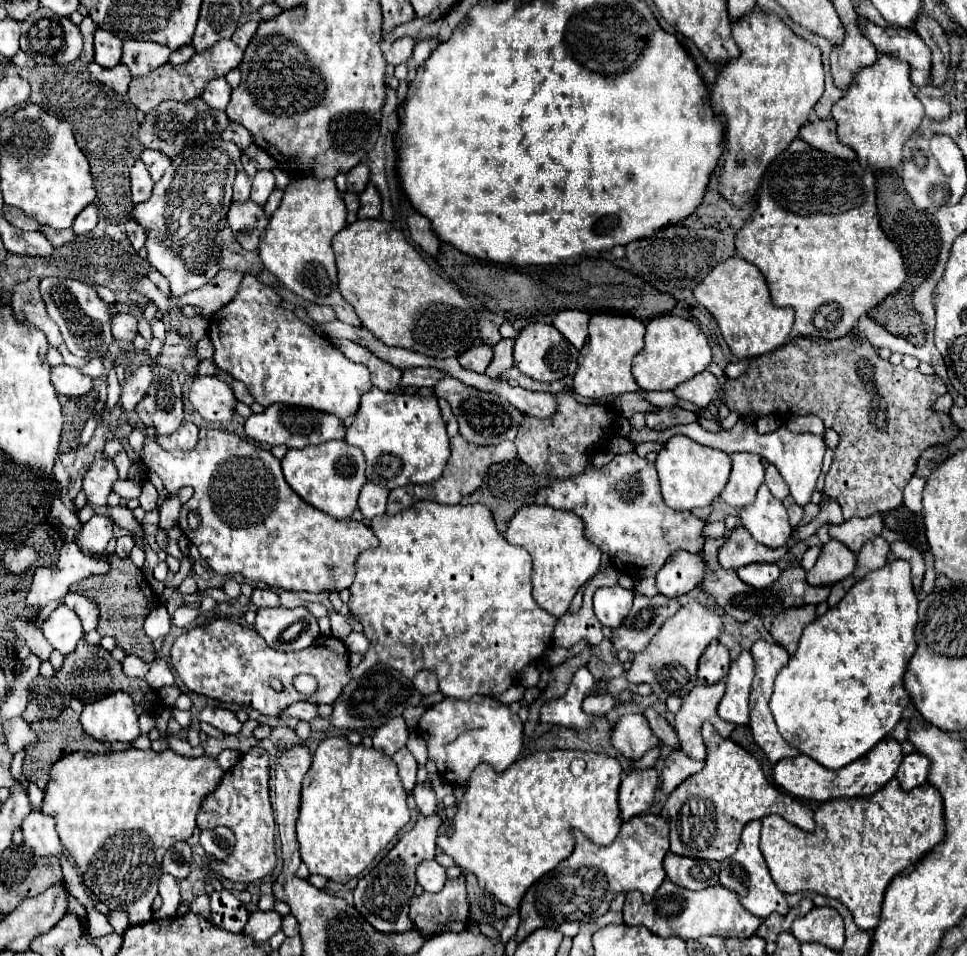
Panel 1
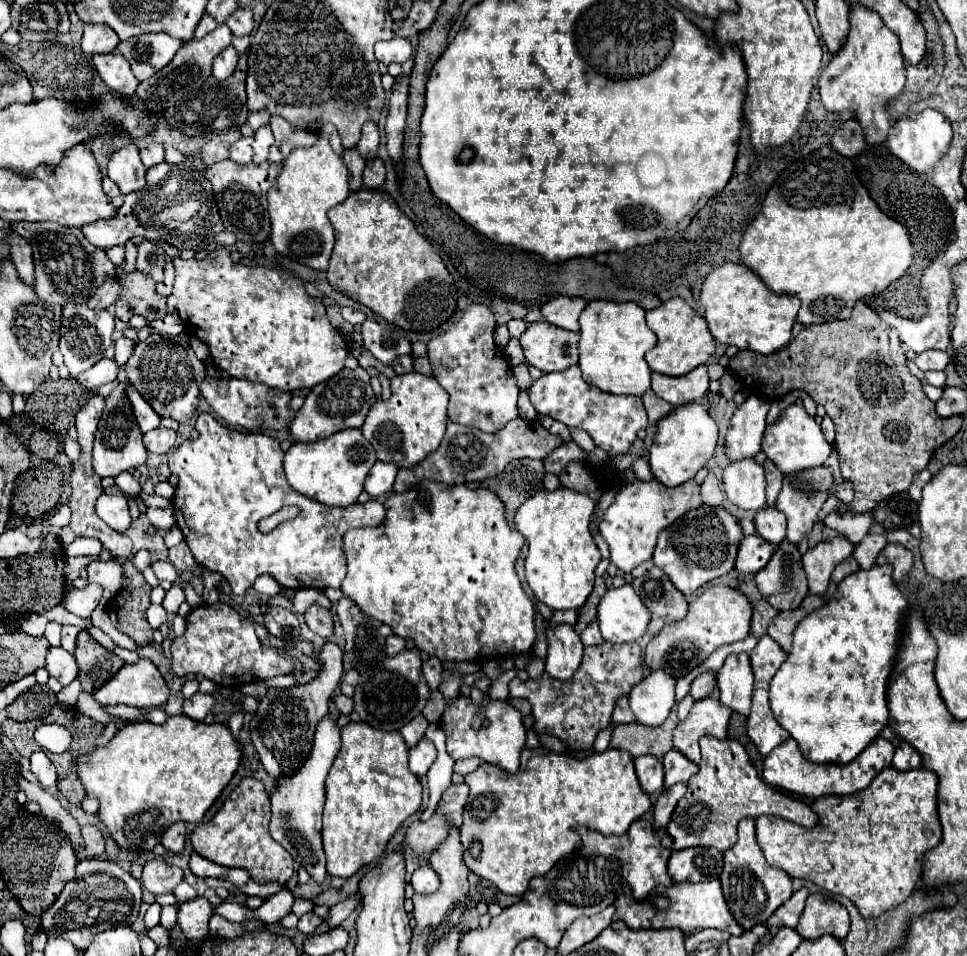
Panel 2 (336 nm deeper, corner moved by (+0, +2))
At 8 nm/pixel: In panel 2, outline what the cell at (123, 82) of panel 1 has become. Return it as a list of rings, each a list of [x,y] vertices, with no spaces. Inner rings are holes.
[[[106,53],[106,55],[94,55],[94,65],[102,77],[102,81],[110,87],[110,91],[122,95],[122,97],[132,97],[138,85],[138,79],[132,75],[130,63],[118,53]]]

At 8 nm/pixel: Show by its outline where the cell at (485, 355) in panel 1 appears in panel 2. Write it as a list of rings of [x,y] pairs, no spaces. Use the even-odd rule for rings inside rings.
[[[468,305],[462,319],[452,329],[428,343],[428,359],[434,377],[450,395],[450,421],[482,429],[484,433],[496,433],[518,417],[516,401],[520,389],[504,353],[492,339],[494,329],[496,321],[486,305]]]

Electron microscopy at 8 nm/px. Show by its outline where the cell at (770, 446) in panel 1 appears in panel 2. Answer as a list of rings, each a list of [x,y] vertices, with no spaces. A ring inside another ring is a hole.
[[[792,405],[788,407],[772,425],[766,427],[764,433],[764,443],[762,443],[762,451],[768,455],[768,459],[784,473],[798,473],[804,469],[814,469],[814,467],[822,467],[828,459],[828,455],[832,453],[832,445],[826,441],[826,437],[822,435],[820,423],[810,417],[802,405]]]

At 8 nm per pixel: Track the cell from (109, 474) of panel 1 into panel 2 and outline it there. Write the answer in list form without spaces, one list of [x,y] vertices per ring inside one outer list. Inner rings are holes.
[[[120,367],[118,379],[120,379],[120,385],[106,397],[104,415],[98,423],[98,431],[96,431],[96,439],[94,439],[92,463],[94,463],[96,475],[100,475],[100,477],[116,477],[122,471],[136,469],[136,467],[146,463],[146,447],[142,443],[142,433],[136,427],[136,419],[134,419],[130,403],[124,395],[124,383],[128,381],[124,367]]]

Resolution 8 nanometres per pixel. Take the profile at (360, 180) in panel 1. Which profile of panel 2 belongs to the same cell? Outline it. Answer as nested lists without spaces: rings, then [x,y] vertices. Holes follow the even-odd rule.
[[[366,123],[362,127],[362,137],[360,137],[360,143],[358,143],[358,153],[364,161],[370,161],[370,159],[376,159],[376,149],[378,149],[378,143],[380,143],[380,135],[378,135],[378,127],[374,123]]]

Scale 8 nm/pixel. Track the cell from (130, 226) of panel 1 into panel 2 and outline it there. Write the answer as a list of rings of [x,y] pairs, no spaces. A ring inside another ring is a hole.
[[[106,279],[94,291],[94,295],[88,299],[88,307],[92,307],[92,309],[108,309],[110,305],[116,303],[118,295],[120,295],[120,283],[118,283],[118,279]]]

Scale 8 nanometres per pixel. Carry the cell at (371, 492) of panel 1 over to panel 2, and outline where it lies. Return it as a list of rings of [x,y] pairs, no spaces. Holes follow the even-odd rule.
[[[376,461],[374,467],[370,469],[366,483],[364,483],[364,491],[370,497],[380,497],[392,491],[394,485],[394,477],[396,477],[396,467],[392,467],[392,463],[380,463]]]

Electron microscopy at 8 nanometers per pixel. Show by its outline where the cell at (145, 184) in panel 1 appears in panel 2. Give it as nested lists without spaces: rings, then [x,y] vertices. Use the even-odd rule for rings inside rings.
[[[134,143],[118,149],[108,163],[108,177],[120,187],[122,195],[140,191],[146,185],[146,167],[140,161]]]

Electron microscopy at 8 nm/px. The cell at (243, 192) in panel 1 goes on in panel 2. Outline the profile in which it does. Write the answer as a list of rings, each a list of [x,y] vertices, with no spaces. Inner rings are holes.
[[[240,137],[232,147],[230,147],[230,159],[236,165],[246,165],[252,161],[252,137]]]

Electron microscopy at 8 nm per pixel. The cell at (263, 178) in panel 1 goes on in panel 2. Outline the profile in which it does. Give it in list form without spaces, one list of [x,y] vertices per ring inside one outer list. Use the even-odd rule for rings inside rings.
[[[264,125],[254,133],[252,149],[254,149],[254,163],[256,165],[260,165],[268,159],[268,149],[272,147],[272,143],[274,143],[274,137],[272,137],[272,131],[270,131],[270,125]]]

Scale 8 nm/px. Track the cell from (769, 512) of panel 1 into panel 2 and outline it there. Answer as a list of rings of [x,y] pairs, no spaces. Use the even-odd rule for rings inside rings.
[[[754,459],[730,463],[724,469],[722,483],[732,505],[746,511],[760,511],[766,507],[766,477],[764,469]]]

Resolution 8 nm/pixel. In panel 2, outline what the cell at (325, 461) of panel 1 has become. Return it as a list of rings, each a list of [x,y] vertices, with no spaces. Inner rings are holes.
[[[344,429],[336,435],[314,443],[294,443],[284,455],[284,473],[288,483],[302,495],[312,497],[324,505],[348,507],[356,503],[362,493],[364,479],[376,463],[372,445],[364,439],[360,429]]]

